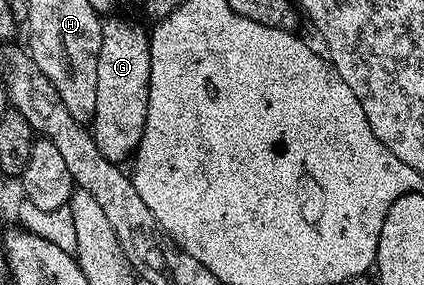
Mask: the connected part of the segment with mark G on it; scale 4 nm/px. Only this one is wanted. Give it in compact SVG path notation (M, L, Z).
M108 16L103 19L102 44L98 52L98 104L94 104L94 116L90 123L92 139L98 144L98 152L106 156L106 160L124 164L135 155L146 128L146 112L148 111L148 89L150 88L150 34L147 29L135 26L132 22L120 18L124 16Z

